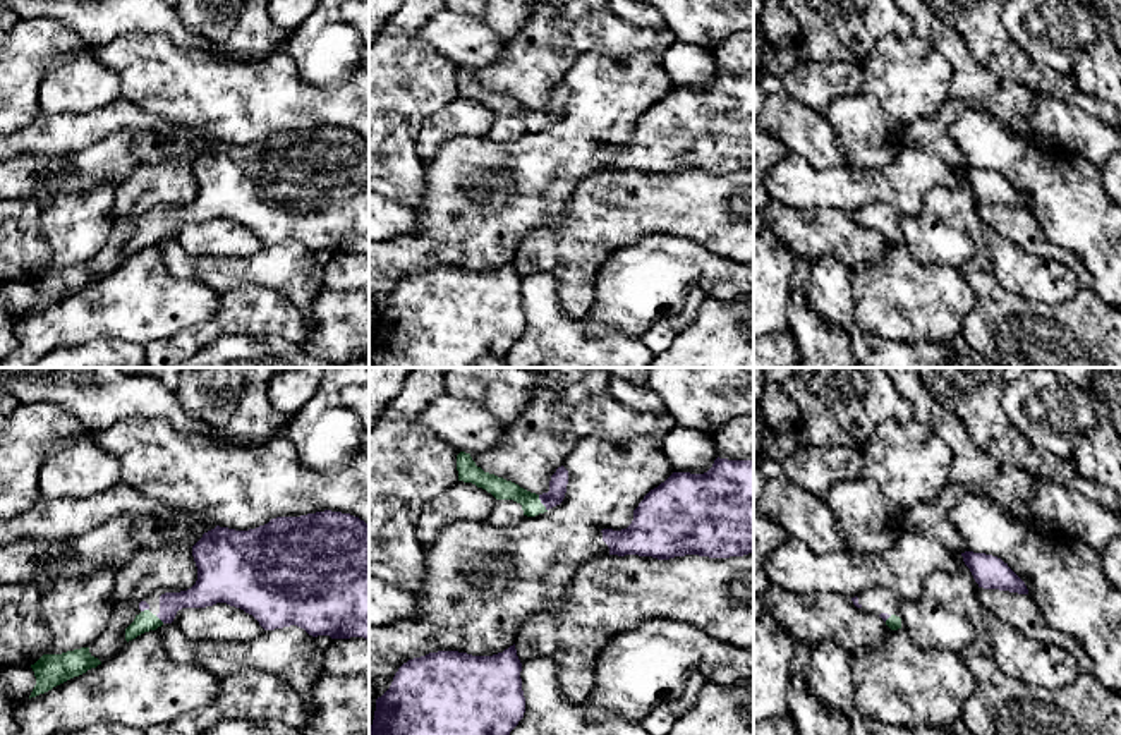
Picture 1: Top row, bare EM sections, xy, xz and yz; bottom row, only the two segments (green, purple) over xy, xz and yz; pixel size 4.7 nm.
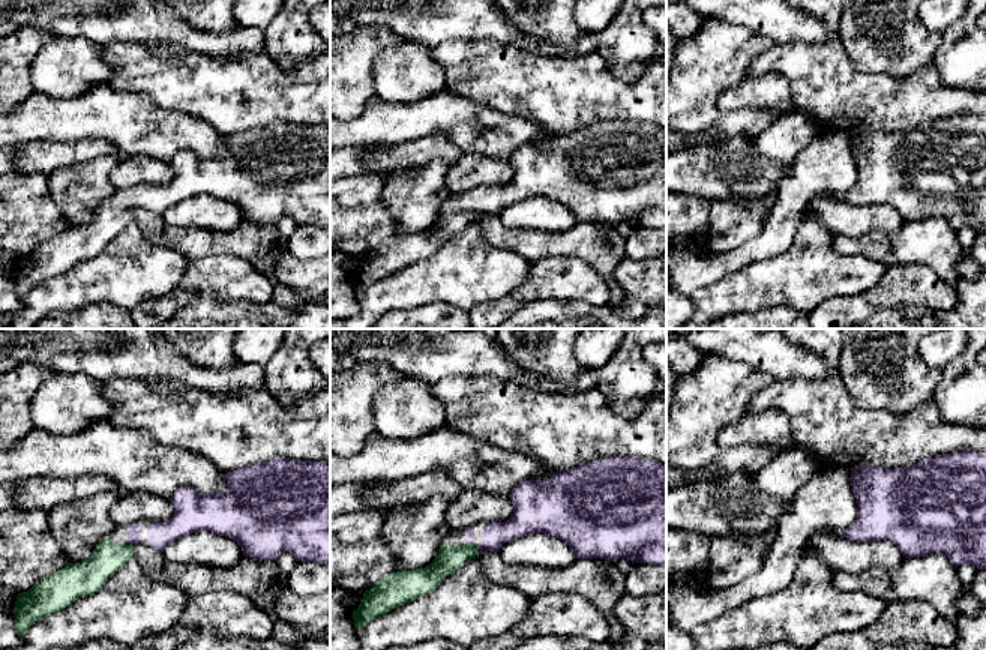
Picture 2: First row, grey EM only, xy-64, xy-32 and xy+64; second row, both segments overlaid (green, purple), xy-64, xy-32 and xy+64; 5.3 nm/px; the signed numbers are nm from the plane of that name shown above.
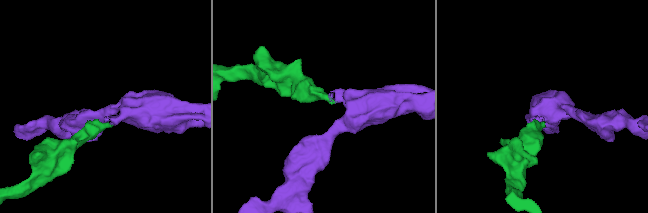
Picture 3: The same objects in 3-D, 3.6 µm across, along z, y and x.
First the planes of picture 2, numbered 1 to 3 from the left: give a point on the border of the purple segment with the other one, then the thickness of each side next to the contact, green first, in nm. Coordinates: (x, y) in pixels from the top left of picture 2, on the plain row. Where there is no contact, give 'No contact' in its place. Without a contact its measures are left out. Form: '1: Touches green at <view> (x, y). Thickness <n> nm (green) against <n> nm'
1: No contact
2: Touches green at xy-32 (473, 207). Thickness 140 nm (green) against 60 nm
3: No contact

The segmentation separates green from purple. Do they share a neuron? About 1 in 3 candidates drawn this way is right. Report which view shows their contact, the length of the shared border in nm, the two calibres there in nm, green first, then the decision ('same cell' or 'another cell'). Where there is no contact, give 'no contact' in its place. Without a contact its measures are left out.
xz | 90 nm | 100/80 nm | same cell

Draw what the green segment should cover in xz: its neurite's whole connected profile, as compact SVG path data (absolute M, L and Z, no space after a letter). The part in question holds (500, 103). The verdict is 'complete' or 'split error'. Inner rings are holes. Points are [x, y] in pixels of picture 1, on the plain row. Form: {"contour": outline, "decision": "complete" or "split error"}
{"contour": "M460 67L457 70L458 96L472 98L486 105L496 115L513 115L522 120L524 131L536 132L560 120L567 108L568 86L561 81L551 91L549 106L542 110L530 108L518 100L484 88L476 81L470 69Z", "decision": "split error"}

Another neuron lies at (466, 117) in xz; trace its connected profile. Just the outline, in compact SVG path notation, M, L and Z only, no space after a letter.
M458 96L422 124L415 144L417 156L424 165L451 137L486 137L494 118L496 113L486 105Z

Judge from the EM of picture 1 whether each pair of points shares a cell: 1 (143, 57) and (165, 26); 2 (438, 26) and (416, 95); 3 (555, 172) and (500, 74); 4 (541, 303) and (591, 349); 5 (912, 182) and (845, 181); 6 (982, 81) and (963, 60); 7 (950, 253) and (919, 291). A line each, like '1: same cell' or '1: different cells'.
1: different cells
2: different cells
3: different cells
4: same cell
5: same cell
6: same cell
7: different cells

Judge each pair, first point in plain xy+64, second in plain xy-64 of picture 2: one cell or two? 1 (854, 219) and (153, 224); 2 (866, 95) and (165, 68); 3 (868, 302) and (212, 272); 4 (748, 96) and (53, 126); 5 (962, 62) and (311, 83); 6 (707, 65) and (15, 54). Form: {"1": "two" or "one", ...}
{"1": "two", "2": "one", "3": "one", "4": "two", "5": "two", "6": "one"}

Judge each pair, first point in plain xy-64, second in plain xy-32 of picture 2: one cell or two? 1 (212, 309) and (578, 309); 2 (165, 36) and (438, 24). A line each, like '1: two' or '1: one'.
1: one
2: one

